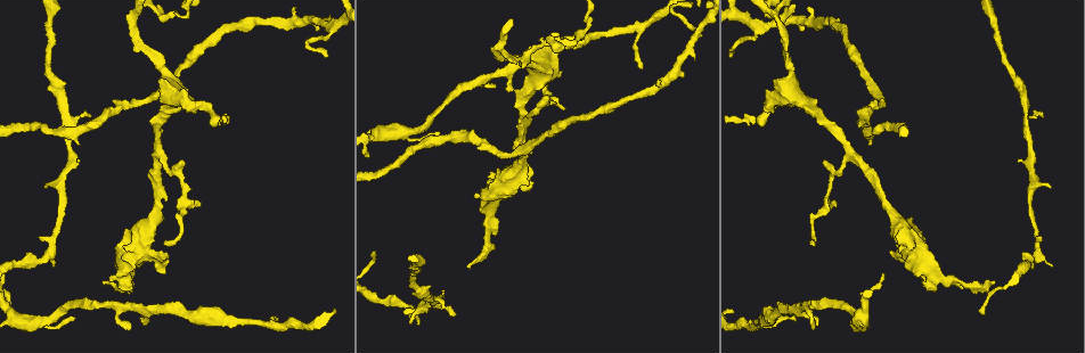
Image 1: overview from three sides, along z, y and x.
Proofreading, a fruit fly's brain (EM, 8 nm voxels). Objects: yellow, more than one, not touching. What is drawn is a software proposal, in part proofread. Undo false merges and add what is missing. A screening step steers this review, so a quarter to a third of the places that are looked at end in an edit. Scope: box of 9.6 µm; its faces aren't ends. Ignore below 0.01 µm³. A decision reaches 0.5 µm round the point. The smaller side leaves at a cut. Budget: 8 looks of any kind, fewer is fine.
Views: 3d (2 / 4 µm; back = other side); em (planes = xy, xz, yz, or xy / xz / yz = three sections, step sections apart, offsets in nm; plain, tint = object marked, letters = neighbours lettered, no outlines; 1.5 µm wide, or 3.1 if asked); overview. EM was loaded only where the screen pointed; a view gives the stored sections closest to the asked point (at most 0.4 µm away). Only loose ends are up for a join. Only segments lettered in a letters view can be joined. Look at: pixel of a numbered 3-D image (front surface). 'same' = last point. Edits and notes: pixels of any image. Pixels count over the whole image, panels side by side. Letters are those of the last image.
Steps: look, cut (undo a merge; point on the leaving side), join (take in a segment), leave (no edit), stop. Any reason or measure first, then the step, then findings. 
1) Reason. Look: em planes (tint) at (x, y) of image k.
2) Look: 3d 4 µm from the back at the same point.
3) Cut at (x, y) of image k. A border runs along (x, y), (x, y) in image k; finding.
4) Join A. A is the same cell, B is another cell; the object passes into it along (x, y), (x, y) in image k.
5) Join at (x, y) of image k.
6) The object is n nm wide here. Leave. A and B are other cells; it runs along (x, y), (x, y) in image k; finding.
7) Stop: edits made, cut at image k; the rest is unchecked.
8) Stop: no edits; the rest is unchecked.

Abrupt turn. Look: 3d 2 µm at (409, 304) of image 1.

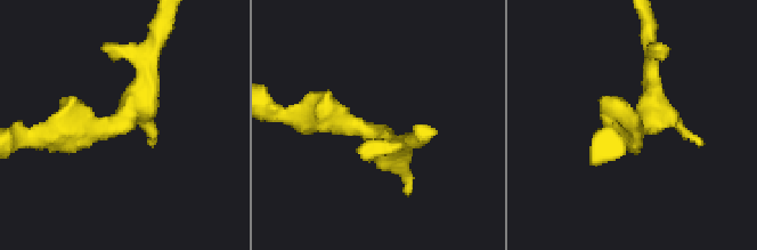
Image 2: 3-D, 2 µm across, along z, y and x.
Look: em yz step 8 (plain) at (126, 119) of image 2.

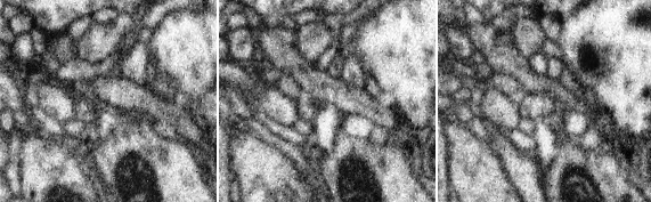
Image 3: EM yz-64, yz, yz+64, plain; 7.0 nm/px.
Look: em yz step 8 (letters) at the same point.

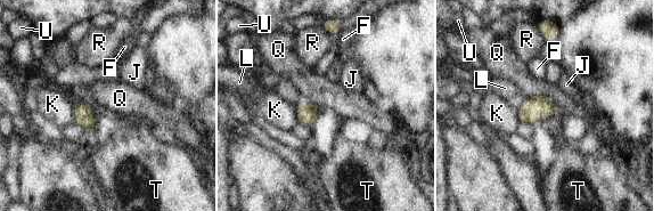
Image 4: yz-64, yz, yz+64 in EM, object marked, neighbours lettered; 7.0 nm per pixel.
Leave. F, J, K, L, Q, R, T and U are other cells; a border runs along (525, 97), (546, 95), (558, 114) in image 4; one neuron here.

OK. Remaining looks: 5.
An open end. Look: 3d 4 µm at (409, 324) of image 1.

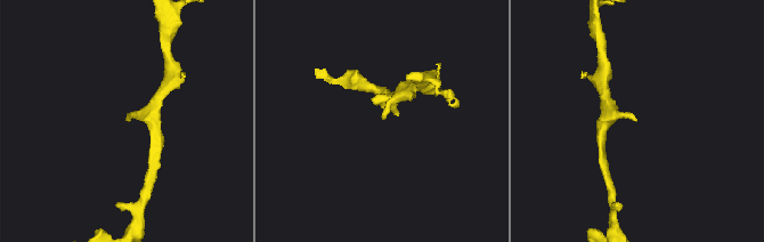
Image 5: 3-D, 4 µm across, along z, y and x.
Look: em planes (plain) at (636, 121) of image 5.

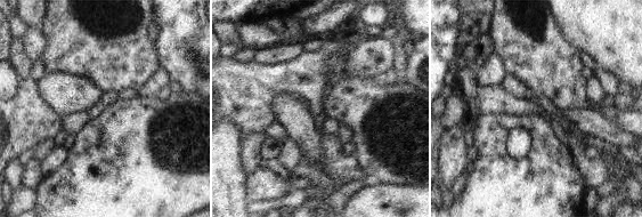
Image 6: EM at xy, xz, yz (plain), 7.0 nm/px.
Look: em planes (letters) at the same point.

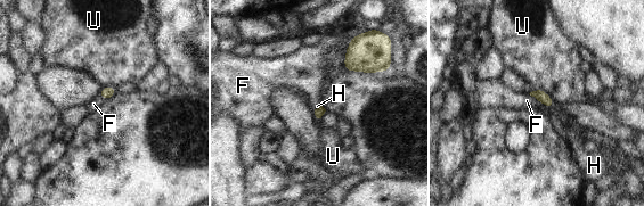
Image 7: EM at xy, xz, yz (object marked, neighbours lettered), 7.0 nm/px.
The longest contact is with U, 180 nm. Leave. F, H and U are other cells; no lettered segment goes on from it.

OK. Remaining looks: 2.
Three arms meet. Look: em planes (tint) at (774, 15) of image 1.

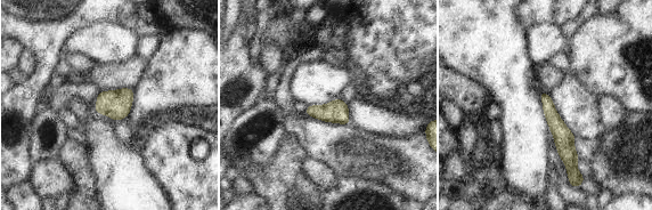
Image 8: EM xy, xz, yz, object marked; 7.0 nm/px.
Look: em planes (letters) at the same point.

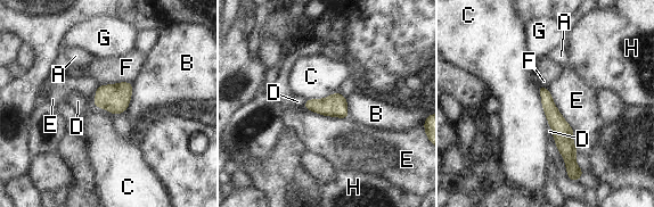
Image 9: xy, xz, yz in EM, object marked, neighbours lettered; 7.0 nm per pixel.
The longest contact is with E, 420 nm. Leave. A, B, C, D, E, F, G and H are other cells; it runs along (540, 88), (562, 130), (567, 164) in image 9; continuous, no second neuron.

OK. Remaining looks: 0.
Stop: no edits; the rest is unchecked.

